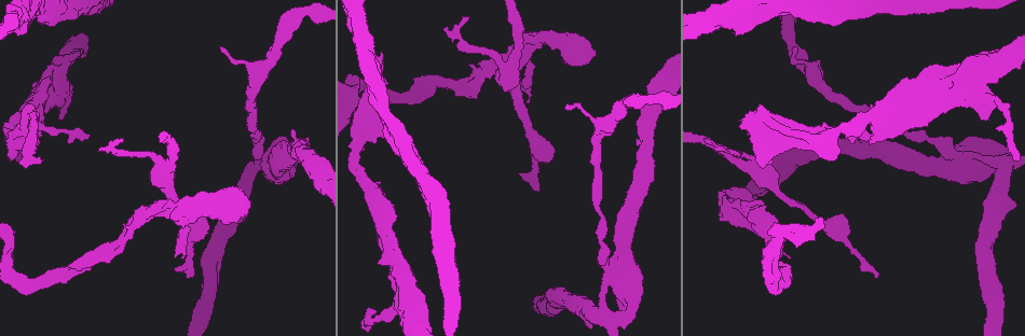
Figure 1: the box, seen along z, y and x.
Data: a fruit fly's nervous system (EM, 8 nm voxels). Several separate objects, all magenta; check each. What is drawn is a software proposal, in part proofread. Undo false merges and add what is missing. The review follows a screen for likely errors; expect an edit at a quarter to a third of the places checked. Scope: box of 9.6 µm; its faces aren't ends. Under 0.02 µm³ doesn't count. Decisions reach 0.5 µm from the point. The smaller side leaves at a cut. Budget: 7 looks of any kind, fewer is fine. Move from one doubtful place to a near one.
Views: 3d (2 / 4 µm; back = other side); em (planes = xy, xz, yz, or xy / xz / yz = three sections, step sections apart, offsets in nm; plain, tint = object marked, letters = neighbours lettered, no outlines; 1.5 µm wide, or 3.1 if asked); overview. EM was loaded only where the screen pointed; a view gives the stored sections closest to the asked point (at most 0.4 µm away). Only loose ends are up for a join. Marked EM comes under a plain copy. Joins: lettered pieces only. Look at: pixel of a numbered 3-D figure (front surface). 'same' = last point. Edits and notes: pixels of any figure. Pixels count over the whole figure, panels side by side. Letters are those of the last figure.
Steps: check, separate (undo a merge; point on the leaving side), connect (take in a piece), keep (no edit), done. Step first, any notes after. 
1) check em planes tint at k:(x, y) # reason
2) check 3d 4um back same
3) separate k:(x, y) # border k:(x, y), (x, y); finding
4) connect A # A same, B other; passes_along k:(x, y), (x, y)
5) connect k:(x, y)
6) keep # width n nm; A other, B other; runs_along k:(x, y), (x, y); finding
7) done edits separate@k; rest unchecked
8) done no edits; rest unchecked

check em yz step 4 letters at 1:(18, 34) # thick end

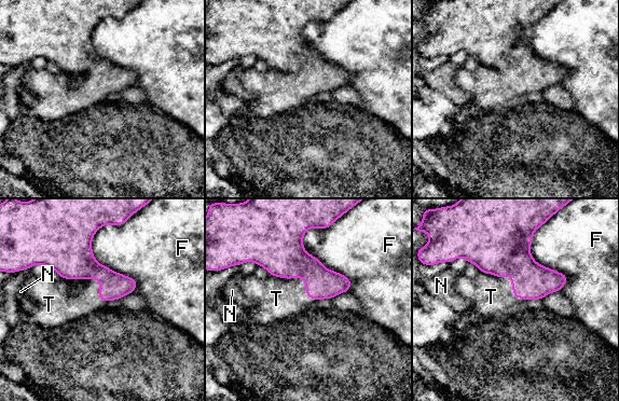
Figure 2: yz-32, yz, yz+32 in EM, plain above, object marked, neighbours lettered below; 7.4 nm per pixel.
connect T # longest_contact F 550 nm; F other, N other, T same; the neuron continues

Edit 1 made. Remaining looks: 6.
check em planes tint at 1:(782, 195) # thick turns thin

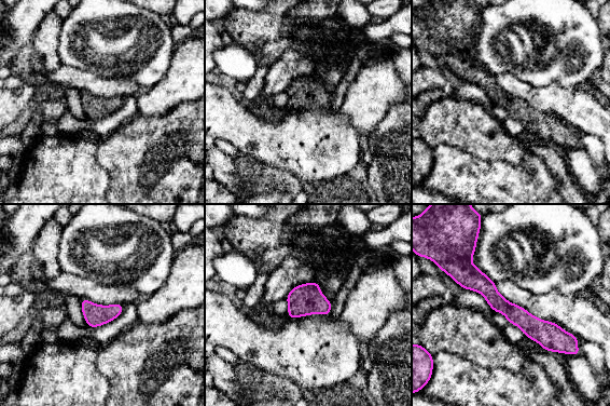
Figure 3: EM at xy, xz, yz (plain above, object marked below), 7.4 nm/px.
check em planes letters same # what lies round it

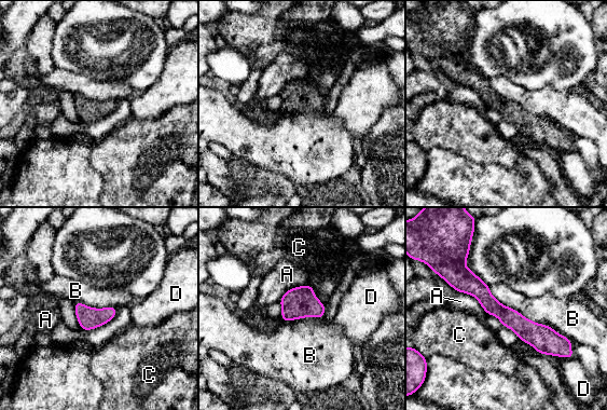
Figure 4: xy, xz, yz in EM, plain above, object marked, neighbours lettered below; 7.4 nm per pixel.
keep # A other, B other, C other, D other; runs_along 4:(454, 277), (526, 330), (564, 344); all the same neuron

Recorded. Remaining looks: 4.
check em planes letters at 1:(755, 145) # free end

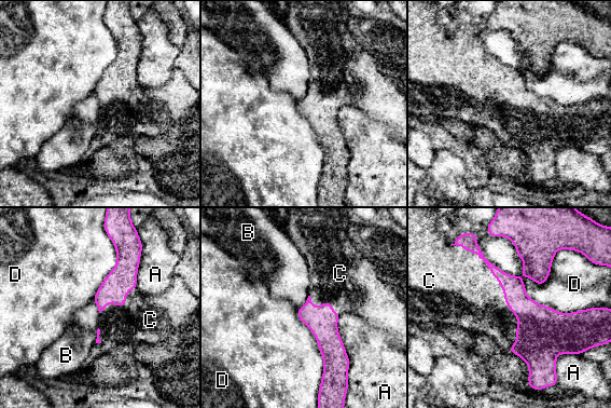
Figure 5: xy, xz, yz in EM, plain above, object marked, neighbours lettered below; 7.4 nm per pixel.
connect C # A other, B other, C same, D other; the neuron continues

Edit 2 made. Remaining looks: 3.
done edits connect@2, connect@5; rest unchecked

